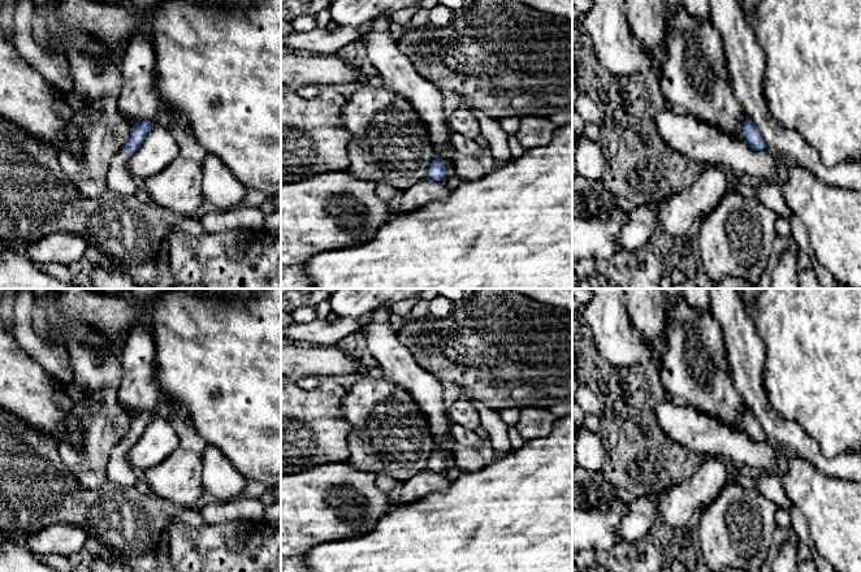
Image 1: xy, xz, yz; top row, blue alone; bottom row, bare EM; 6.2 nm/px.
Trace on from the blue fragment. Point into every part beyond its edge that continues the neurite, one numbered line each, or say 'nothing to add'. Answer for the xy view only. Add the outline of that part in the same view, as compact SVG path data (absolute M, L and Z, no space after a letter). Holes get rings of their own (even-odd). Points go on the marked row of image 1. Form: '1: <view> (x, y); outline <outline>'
1: xy (120, 180); outline M122 150L116 155L108 170L108 190L124 195L135 195L139 182L130 173L127 166L130 156Z

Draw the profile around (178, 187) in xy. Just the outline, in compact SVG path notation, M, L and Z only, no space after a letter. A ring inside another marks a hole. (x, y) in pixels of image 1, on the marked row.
M177 157L164 170L140 182L151 200L181 217L196 214L203 202L202 162Z

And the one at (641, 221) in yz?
M657 203L628 207L627 222L618 238L620 251L642 250L656 229L658 229Z

